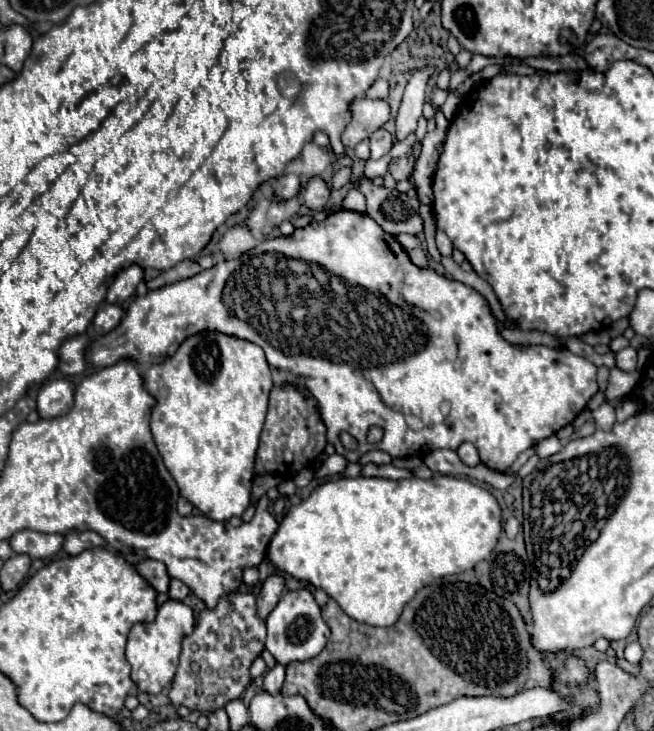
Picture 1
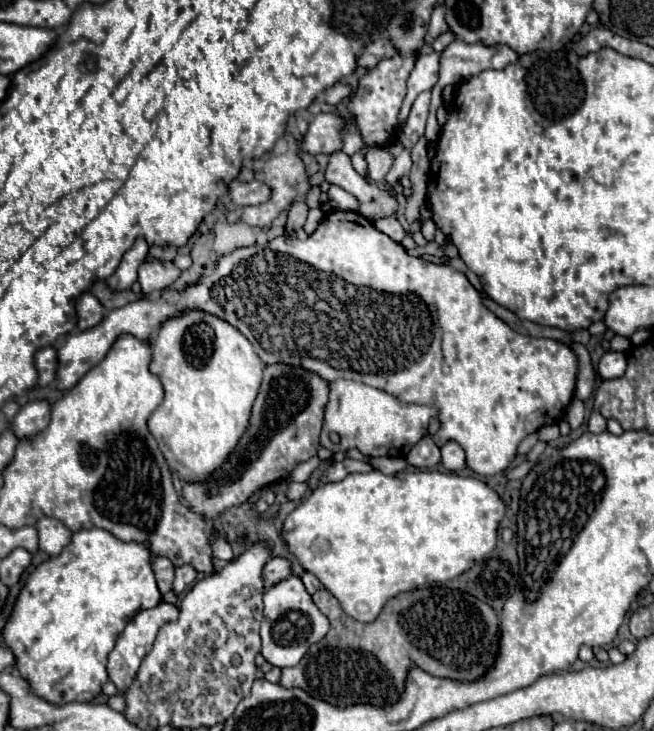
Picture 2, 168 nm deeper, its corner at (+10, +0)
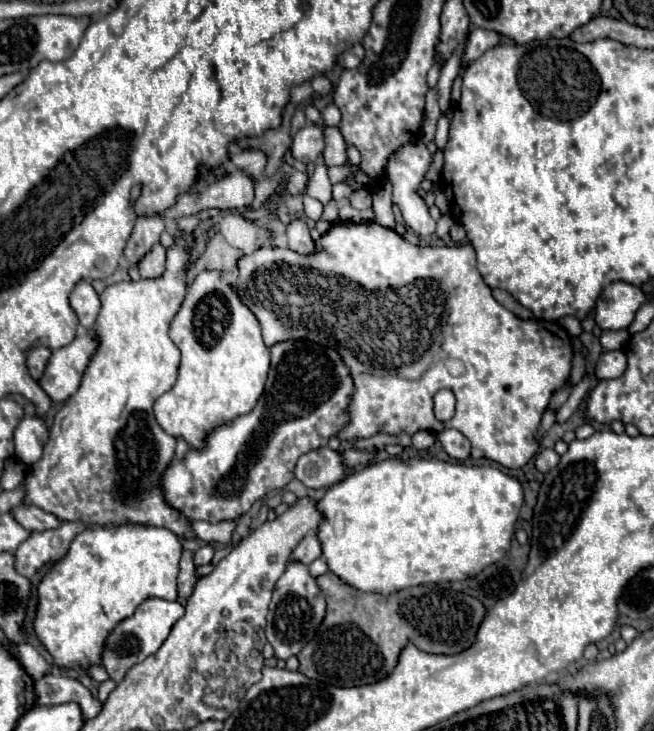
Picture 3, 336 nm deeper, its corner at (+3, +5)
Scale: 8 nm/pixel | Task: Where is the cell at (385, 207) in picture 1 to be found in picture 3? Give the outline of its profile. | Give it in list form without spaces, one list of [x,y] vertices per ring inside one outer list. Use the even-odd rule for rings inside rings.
[[[325,126],[325,164],[327,166],[345,166],[349,164],[347,158],[347,142],[341,136],[339,128]]]

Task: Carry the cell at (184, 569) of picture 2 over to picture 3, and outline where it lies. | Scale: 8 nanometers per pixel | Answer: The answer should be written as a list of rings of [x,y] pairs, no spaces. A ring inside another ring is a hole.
[[[205,544],[195,552],[193,562],[195,562],[195,566],[203,566],[203,564],[209,564],[211,558],[213,558],[213,548],[209,544]]]

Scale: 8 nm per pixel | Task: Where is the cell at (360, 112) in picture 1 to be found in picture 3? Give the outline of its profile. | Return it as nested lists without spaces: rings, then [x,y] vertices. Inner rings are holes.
[[[307,124],[293,136],[291,154],[299,162],[315,162],[325,148],[325,136],[323,136],[323,124]]]

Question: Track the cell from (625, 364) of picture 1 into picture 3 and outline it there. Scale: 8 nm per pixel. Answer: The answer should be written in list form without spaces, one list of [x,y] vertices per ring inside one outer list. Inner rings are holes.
[[[621,350],[615,352],[603,352],[599,362],[597,362],[597,378],[617,378],[625,372],[627,368],[627,358]]]

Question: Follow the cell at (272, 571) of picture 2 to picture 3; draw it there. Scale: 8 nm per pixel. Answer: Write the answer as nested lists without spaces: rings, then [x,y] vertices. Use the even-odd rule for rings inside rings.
[[[309,532],[309,536],[305,536],[305,540],[301,540],[301,544],[293,550],[293,554],[289,558],[289,564],[293,560],[303,562],[303,564],[311,564],[319,556],[321,556],[321,544],[317,540],[317,534],[315,532]]]

